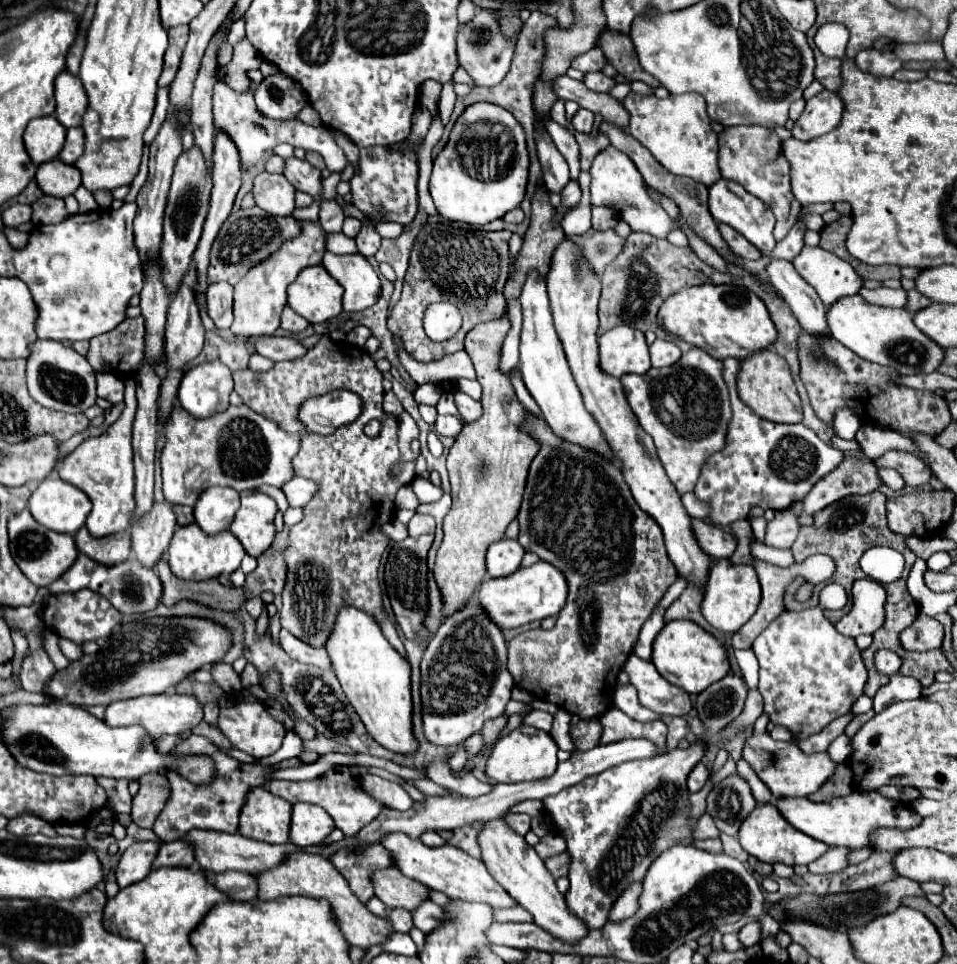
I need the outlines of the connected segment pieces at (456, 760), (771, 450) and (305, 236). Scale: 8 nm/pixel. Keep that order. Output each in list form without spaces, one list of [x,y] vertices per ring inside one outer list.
[[[461,743],[461,745],[455,745],[453,755],[451,755],[451,759],[449,759],[449,765],[451,765],[451,769],[459,771],[459,769],[463,769],[463,767],[465,767],[467,759],[469,759],[469,753],[467,753],[465,745],[463,745],[463,743]]]
[[[737,359],[723,361],[723,379],[729,387],[733,417],[727,427],[725,447],[711,455],[701,469],[699,481],[693,489],[695,497],[709,507],[709,521],[727,527],[735,519],[745,519],[753,507],[783,511],[795,501],[803,499],[811,487],[831,473],[845,457],[843,451],[823,443],[803,423],[781,425],[755,415],[739,397],[735,389],[735,375],[739,369]]]
[[[301,221],[303,233],[295,239],[289,239],[281,251],[273,253],[269,259],[261,261],[257,267],[249,269],[249,273],[235,285],[233,295],[233,325],[231,331],[239,337],[261,337],[261,335],[273,335],[279,327],[281,311],[287,303],[287,285],[293,283],[301,269],[309,265],[319,265],[325,253],[325,231],[319,223]]]

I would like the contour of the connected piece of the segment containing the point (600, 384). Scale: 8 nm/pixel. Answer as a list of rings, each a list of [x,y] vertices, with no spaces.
[[[561,241],[561,245],[553,253],[551,273],[547,275],[547,291],[549,291],[551,309],[553,309],[553,321],[555,321],[557,335],[563,343],[569,367],[573,371],[577,387],[581,389],[587,411],[595,417],[615,457],[621,461],[625,483],[629,485],[637,505],[647,515],[651,515],[655,523],[661,527],[667,555],[677,567],[679,577],[683,577],[687,585],[693,585],[705,591],[705,585],[709,579],[709,555],[701,551],[693,535],[693,525],[689,519],[691,515],[683,507],[677,489],[669,481],[665,469],[661,467],[653,439],[649,439],[649,435],[641,429],[641,425],[637,423],[637,417],[627,405],[619,379],[601,369],[599,345],[597,345],[597,333],[595,333],[599,325],[597,303],[599,303],[601,283],[599,283],[599,277],[593,271],[589,271],[589,267],[585,267],[583,271],[577,271],[575,267],[577,261],[579,261],[579,253],[575,251],[573,243]]]

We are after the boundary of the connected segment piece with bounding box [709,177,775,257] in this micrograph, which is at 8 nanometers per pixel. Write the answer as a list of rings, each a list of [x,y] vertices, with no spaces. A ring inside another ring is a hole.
[[[723,177],[717,183],[713,183],[709,187],[709,211],[711,211],[711,215],[717,223],[727,223],[735,231],[745,235],[745,239],[749,243],[753,243],[761,251],[763,257],[769,257],[771,251],[775,249],[775,239],[773,239],[775,219],[773,219],[773,213],[769,211],[769,207],[765,207],[765,203],[761,199],[747,193],[739,183],[723,179]]]

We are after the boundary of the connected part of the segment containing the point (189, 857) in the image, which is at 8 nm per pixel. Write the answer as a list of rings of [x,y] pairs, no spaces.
[[[179,839],[177,843],[163,843],[153,867],[193,867],[193,851],[193,845],[185,839]]]

